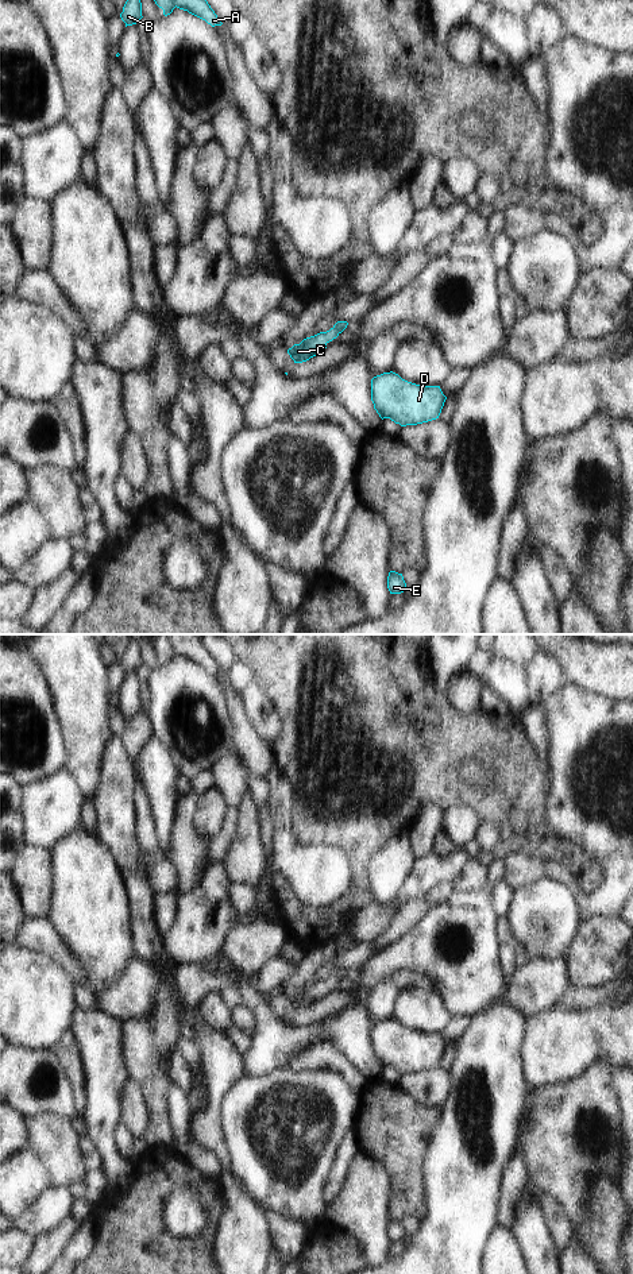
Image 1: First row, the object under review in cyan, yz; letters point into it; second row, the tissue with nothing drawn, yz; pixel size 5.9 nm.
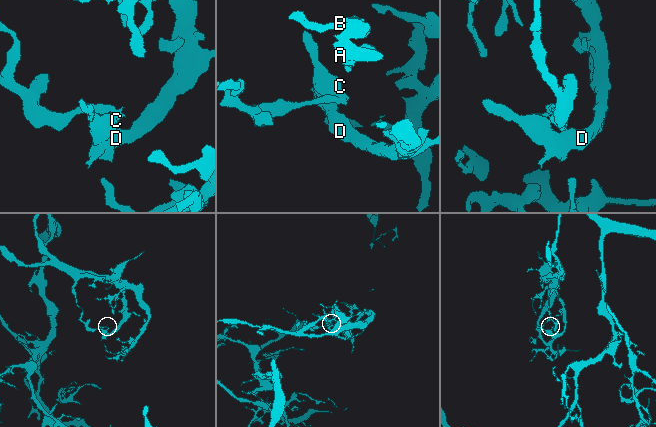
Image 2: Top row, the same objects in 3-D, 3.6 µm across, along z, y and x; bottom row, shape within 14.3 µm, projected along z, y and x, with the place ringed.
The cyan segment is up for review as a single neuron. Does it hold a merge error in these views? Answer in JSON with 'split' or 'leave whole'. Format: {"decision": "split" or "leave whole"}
{"decision": "split"}

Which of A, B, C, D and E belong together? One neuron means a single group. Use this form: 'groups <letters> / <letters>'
groups A / B C D E

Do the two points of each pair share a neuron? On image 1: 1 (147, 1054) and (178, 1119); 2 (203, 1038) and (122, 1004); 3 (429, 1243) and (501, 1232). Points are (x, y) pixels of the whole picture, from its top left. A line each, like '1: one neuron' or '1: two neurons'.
1: two neurons
2: two neurons
3: two neurons

